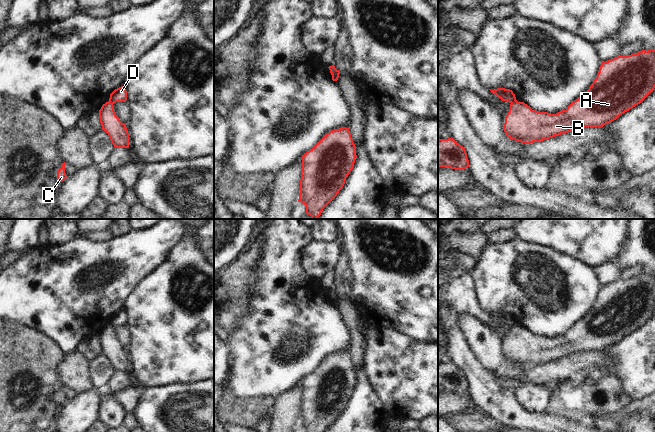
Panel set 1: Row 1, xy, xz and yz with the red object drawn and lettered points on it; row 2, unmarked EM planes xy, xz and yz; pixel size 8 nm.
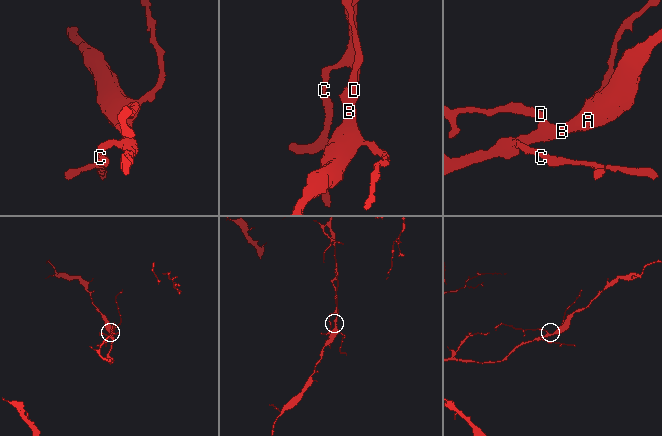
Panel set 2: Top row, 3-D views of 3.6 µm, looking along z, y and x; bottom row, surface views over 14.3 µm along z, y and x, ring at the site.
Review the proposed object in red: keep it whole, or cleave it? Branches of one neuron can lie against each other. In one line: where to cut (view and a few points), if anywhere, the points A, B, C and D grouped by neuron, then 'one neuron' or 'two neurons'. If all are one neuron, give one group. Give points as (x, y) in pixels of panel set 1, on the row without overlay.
yz (517, 325), (511, 327) | A B C / D | two neurons

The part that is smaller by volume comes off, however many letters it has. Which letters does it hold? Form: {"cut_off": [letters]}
{"cut_off": ["D"]}

